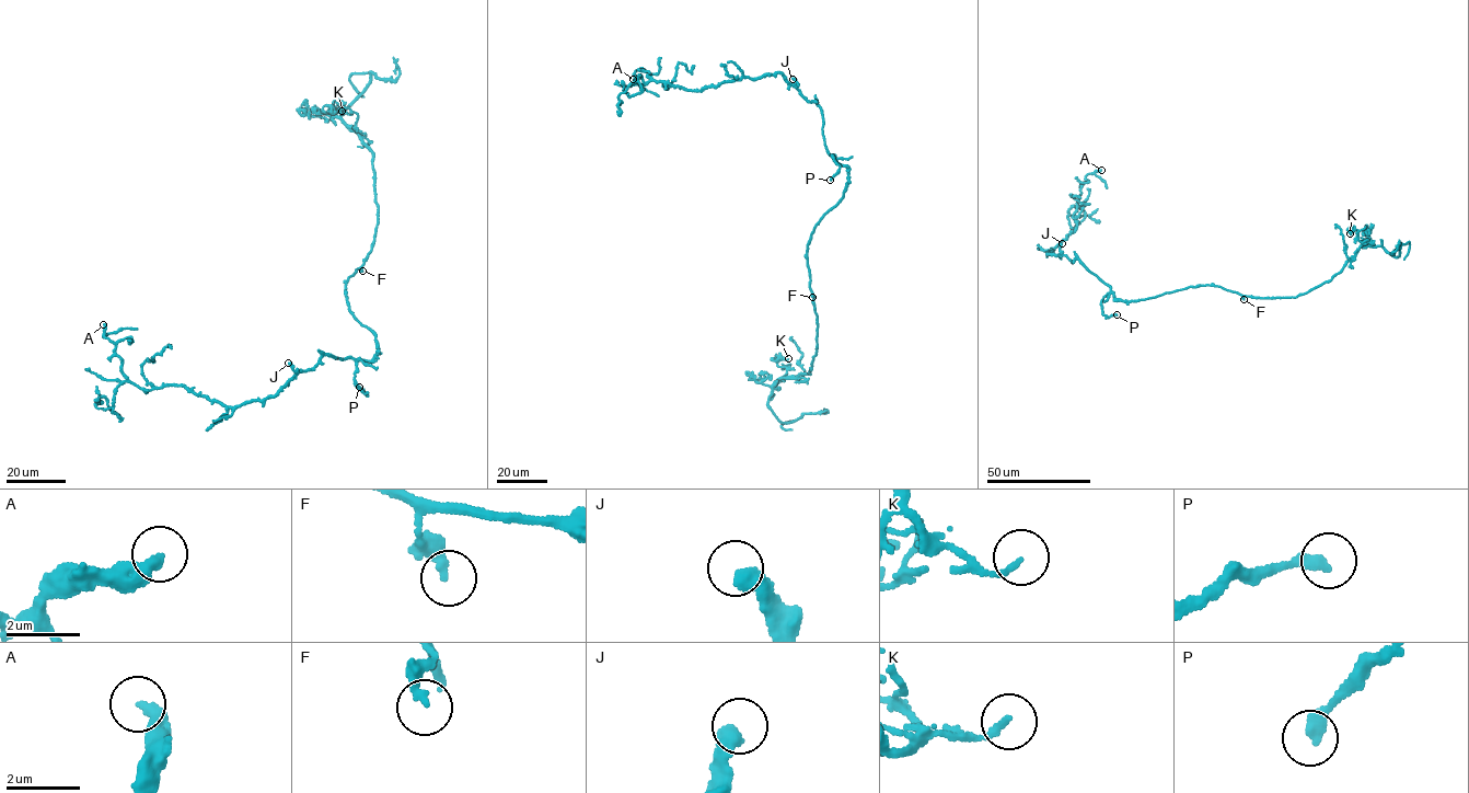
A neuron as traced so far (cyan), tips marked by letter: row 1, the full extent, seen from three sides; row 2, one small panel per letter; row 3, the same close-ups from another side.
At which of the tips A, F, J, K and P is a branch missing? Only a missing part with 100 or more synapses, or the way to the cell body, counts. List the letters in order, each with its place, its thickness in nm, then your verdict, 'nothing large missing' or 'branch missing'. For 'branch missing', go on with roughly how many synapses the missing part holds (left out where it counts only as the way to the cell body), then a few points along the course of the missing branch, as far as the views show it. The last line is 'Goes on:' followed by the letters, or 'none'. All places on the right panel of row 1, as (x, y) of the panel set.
A: place (1101, 170); calibre 340 nm; nothing large missing
F: place (1244, 299); calibre 220 nm; nothing large missing
J: place (1062, 243); calibre 440 nm; nothing large missing
K: place (1350, 233); calibre 150 nm; nothing large missing
P: place (1117, 314); calibre 320 nm; nothing large missing
Goes on: none

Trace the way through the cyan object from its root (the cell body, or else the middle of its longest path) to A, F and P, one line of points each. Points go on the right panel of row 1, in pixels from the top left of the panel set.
A: (1157, 296), (1114, 299), (1108, 286), (1077, 259), (1047, 254), (1075, 229), (1085, 176), (1101, 170)
F: (1157, 296), (1206, 285), (1238, 292), (1244, 299)
P: (1157, 296), (1128, 301), (1114, 299), (1108, 292), (1101, 302), (1102, 313), (1108, 317), (1117, 314)

